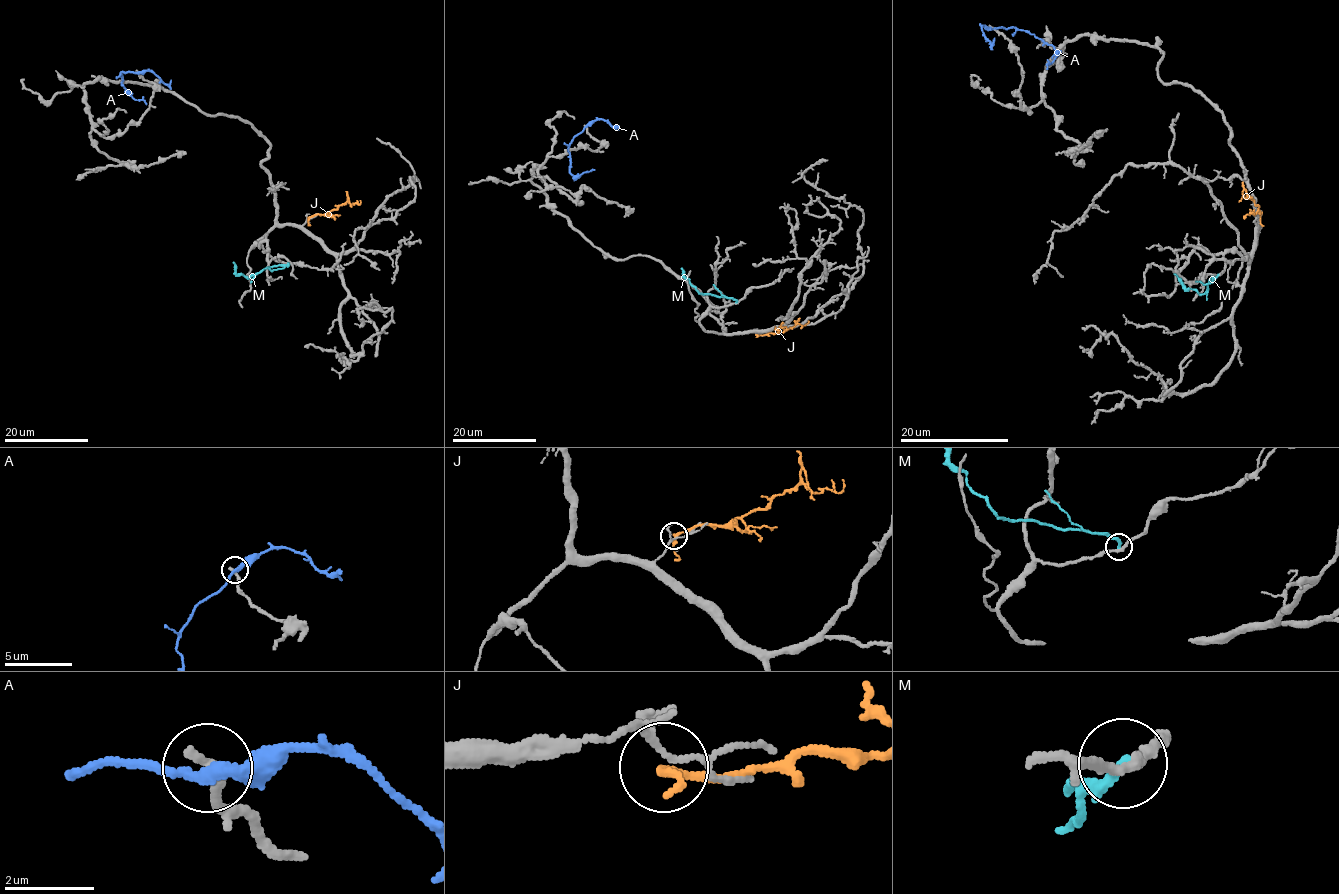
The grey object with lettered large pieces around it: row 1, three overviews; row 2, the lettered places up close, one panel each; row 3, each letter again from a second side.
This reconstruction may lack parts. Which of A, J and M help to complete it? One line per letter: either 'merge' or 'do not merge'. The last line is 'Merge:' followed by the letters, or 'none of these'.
A: do not merge
J: do not merge
M: do not merge
Merge: none of these

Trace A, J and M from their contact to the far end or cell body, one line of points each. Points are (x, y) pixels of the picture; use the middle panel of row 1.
A: (586, 126), (568, 149), (570, 173), (579, 176), (594, 170)
J: (756, 334), (781, 333), (798, 324), (804, 326), (808, 320)
M: (736, 302), (701, 294), (681, 268)

